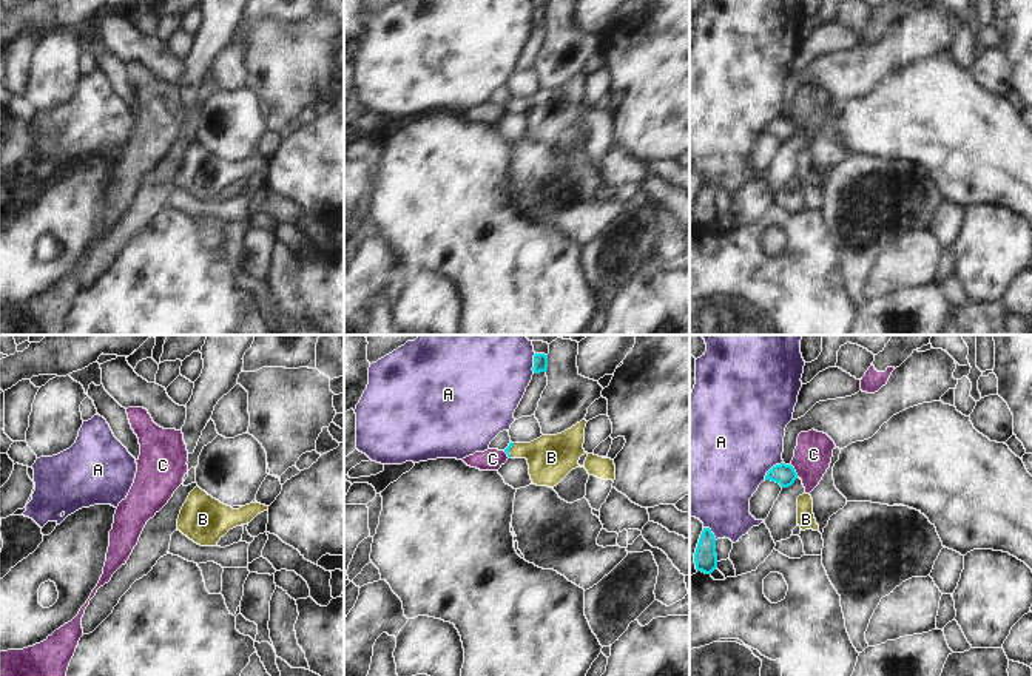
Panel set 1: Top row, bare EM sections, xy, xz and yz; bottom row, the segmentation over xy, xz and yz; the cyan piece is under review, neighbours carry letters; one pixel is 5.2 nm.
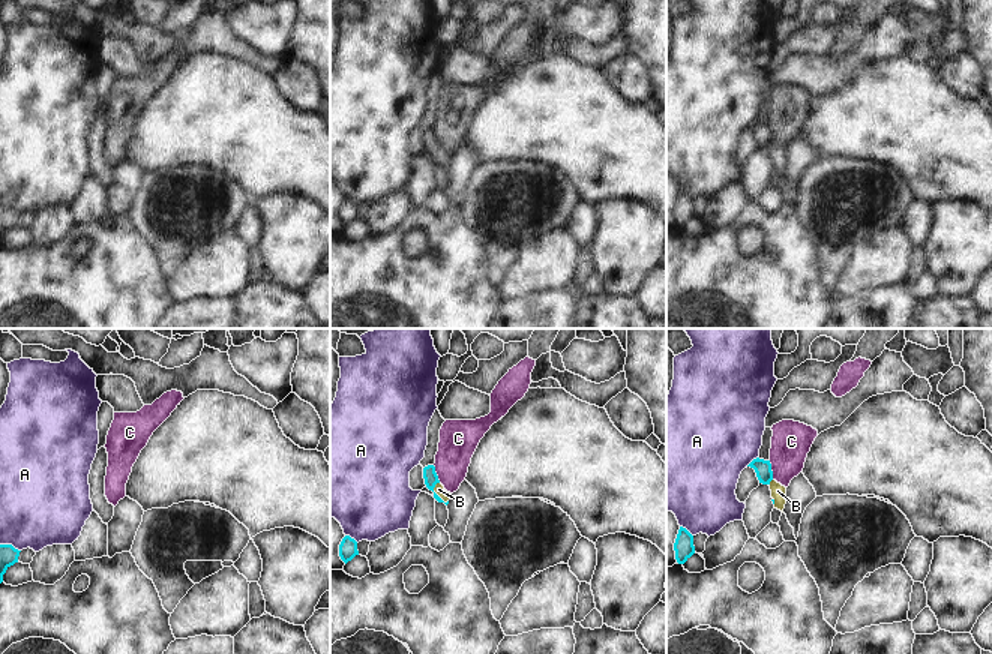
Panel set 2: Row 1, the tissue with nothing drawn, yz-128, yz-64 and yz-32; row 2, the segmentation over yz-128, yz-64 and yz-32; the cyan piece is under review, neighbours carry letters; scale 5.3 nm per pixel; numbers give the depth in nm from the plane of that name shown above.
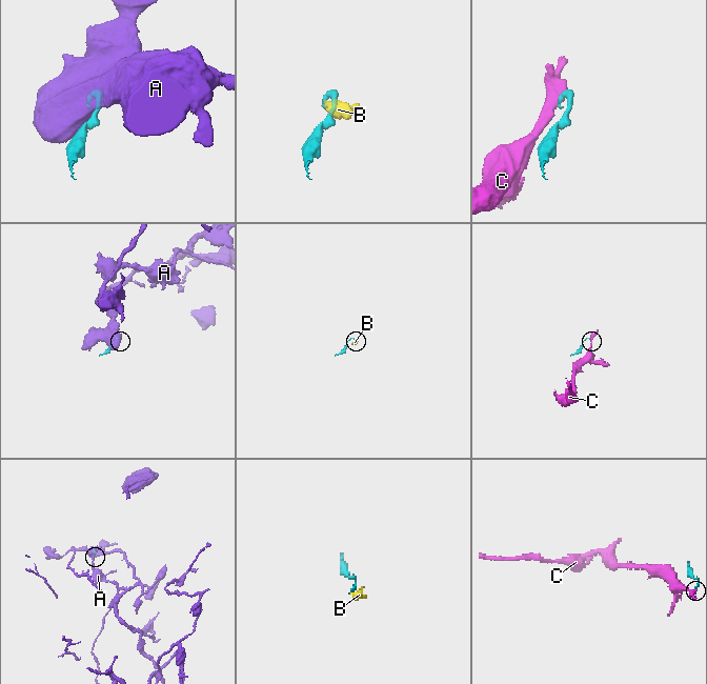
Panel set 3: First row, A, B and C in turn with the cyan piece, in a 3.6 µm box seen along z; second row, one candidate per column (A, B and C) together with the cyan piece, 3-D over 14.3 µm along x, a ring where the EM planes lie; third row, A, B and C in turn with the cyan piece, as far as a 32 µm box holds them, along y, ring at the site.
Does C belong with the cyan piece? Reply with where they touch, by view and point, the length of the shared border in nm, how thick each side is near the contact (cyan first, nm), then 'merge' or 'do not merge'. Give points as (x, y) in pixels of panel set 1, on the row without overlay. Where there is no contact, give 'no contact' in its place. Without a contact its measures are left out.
yz (795, 125) | 80 nm | 110/190 nm | do not merge

